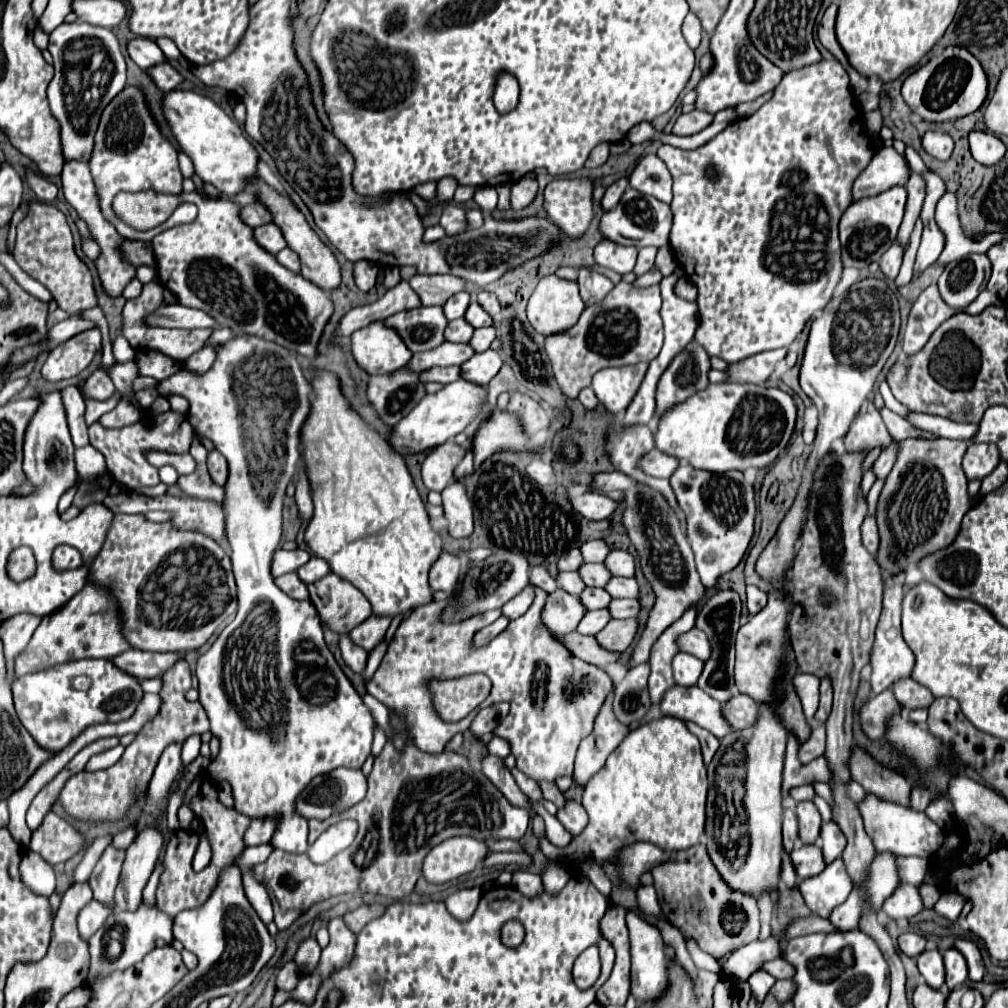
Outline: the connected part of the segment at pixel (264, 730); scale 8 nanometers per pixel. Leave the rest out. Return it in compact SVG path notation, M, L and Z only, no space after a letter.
M235 336L231 338L229 342L225 344L219 344L215 348L215 362L211 366L209 372L205 372L203 376L197 376L189 370L179 370L177 374L173 374L171 378L159 382L157 390L159 394L179 394L183 398L189 400L189 422L191 426L207 436L215 448L227 458L229 462L229 480L225 484L225 490L227 490L227 498L225 498L225 532L227 532L227 542L231 546L231 562L233 562L233 574L235 574L235 580L237 580L237 598L239 598L239 610L237 610L237 616L233 618L231 624L225 626L225 630L217 636L217 640L213 642L213 646L199 656L197 660L197 670L195 670L195 676L199 680L199 702L201 706L205 708L207 712L207 718L211 722L211 732L217 734L219 738L219 756L215 762L211 762L209 770L211 770L211 776L215 780L229 780L231 788L233 788L233 800L235 800L235 810L239 810L241 814L249 816L249 818L275 818L275 834L271 838L271 846L273 848L279 848L279 850L287 850L287 852L307 852L309 850L309 856L313 862L327 862L331 856L335 856L337 852L345 850L351 846L351 842L355 840L357 836L357 828L359 824L355 820L341 820L333 826L329 826L319 838L317 842L309 848L308 842L308 821L299 816L295 812L295 800L299 798L299 794L307 788L307 784L311 784L311 780L319 774L329 774L331 770L339 768L339 766L345 766L345 768L361 768L365 758L371 754L371 742L373 742L373 728L375 728L375 720L369 712L369 708L363 704L361 696L357 694L357 690L353 688L353 684L349 682L349 678L343 674L343 670L339 668L337 660L333 658L331 650L327 648L325 640L323 640L323 630L321 630L321 620L319 620L319 614L315 610L315 606L311 602L297 602L293 598L289 598L285 592L281 592L277 586L275 586L275 580L271 578L271 560L273 560L273 554L279 546L279 538L281 538L281 506L283 506L283 496L285 496L285 488L287 484L291 482L293 474L295 474L295 468L301 460L301 428L309 416L309 410L311 410L311 384L307 382L307 378L303 376L303 370L301 370L301 364L297 360L297 356L293 352L289 352L285 346L279 346L275 342L267 342L263 338L257 338L257 336Z

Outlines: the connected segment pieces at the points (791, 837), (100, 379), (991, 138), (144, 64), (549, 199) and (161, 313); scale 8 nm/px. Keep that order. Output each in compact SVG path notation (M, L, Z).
M785 810L783 814L783 844L785 852L791 852L797 840L797 816L793 810Z
M103 370L93 372L84 384L84 394L87 398L92 398L93 400L105 400L113 392L115 392L115 386L113 386L111 378L105 376Z
M971 130L969 144L971 144L973 158L983 166L993 166L1005 156L1005 144L991 132Z
M133 38L133 40L129 40L127 52L129 52L131 60L143 70L147 70L149 66L155 66L159 62L165 62L165 56L159 50L159 46L153 40L147 40L147 38Z
M553 180L545 186L545 210L569 236L581 236L591 218L591 180Z
M163 306L163 310L155 310L151 318L147 318L151 326L167 326L167 328L213 328L215 320L201 310L187 306Z

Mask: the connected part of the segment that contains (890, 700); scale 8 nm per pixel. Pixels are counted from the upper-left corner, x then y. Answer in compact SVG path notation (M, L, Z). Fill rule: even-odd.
M885 690L873 698L869 698L861 708L859 708L859 718L861 718L861 730L869 740L877 740L883 736L885 722L891 714L901 712L901 706L897 704L895 696L891 690Z

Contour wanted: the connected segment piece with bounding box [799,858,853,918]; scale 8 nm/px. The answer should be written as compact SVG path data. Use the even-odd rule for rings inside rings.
M837 858L827 868L813 878L807 878L799 884L799 890L805 898L809 910L821 918L829 918L831 910L847 900L851 894L853 882L843 866L843 860Z

